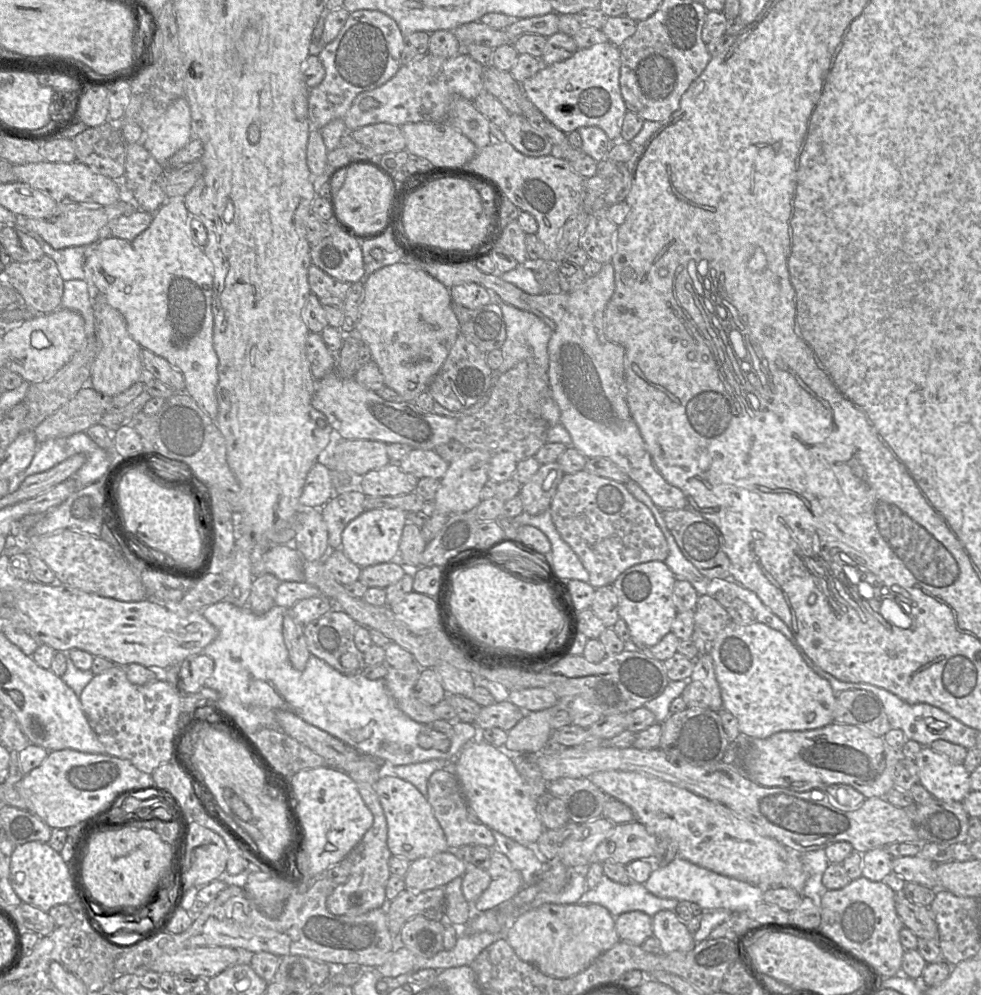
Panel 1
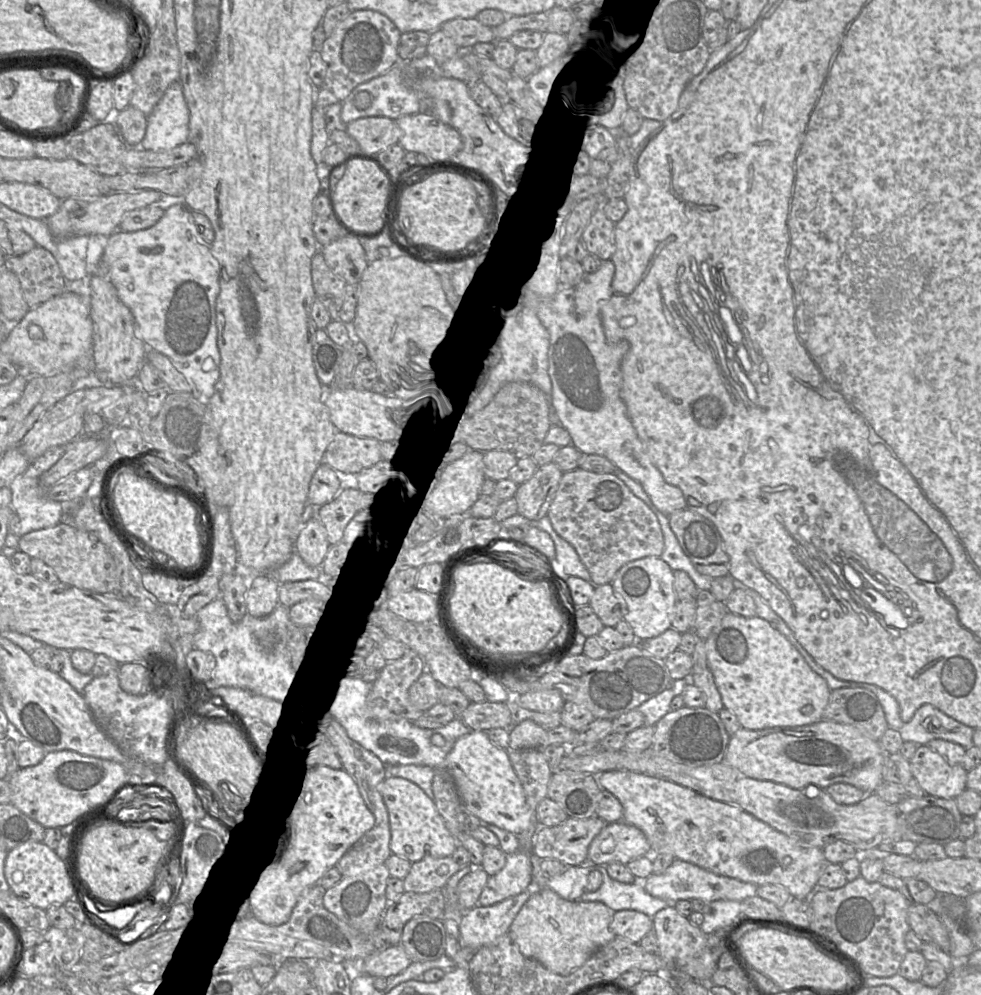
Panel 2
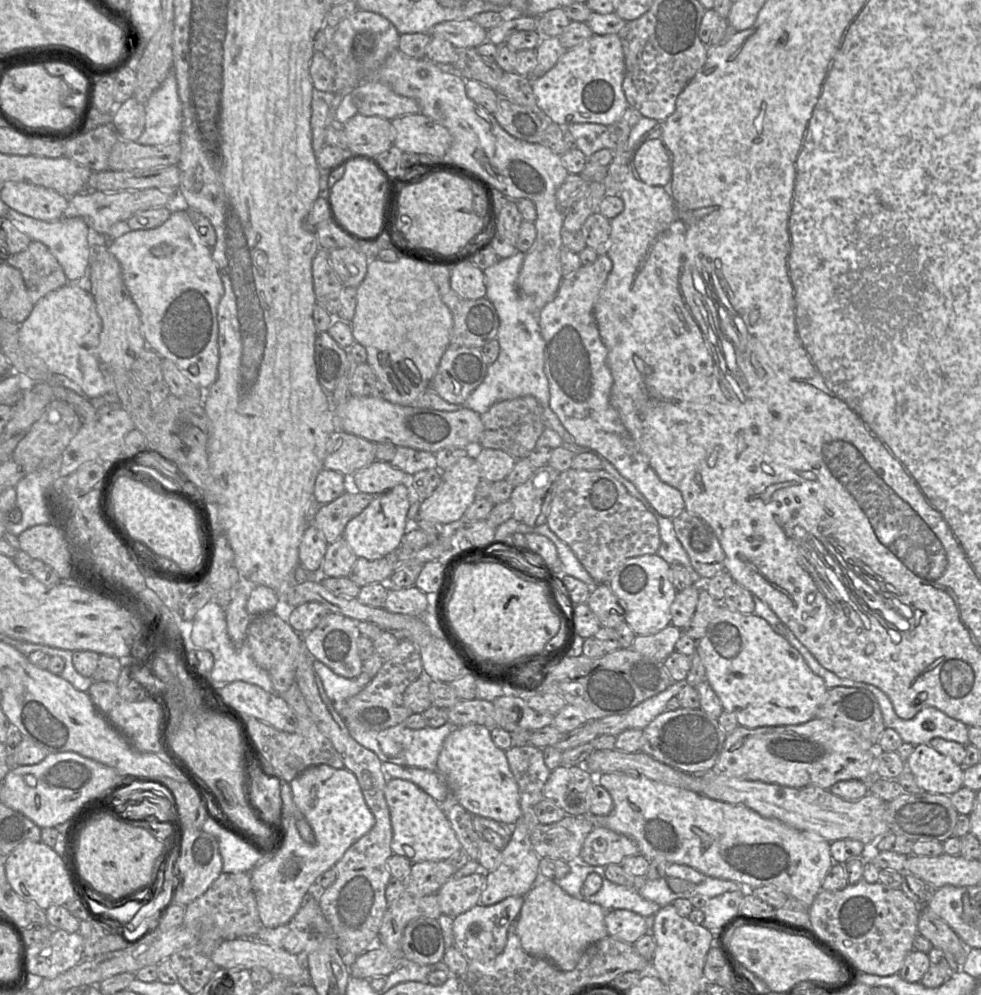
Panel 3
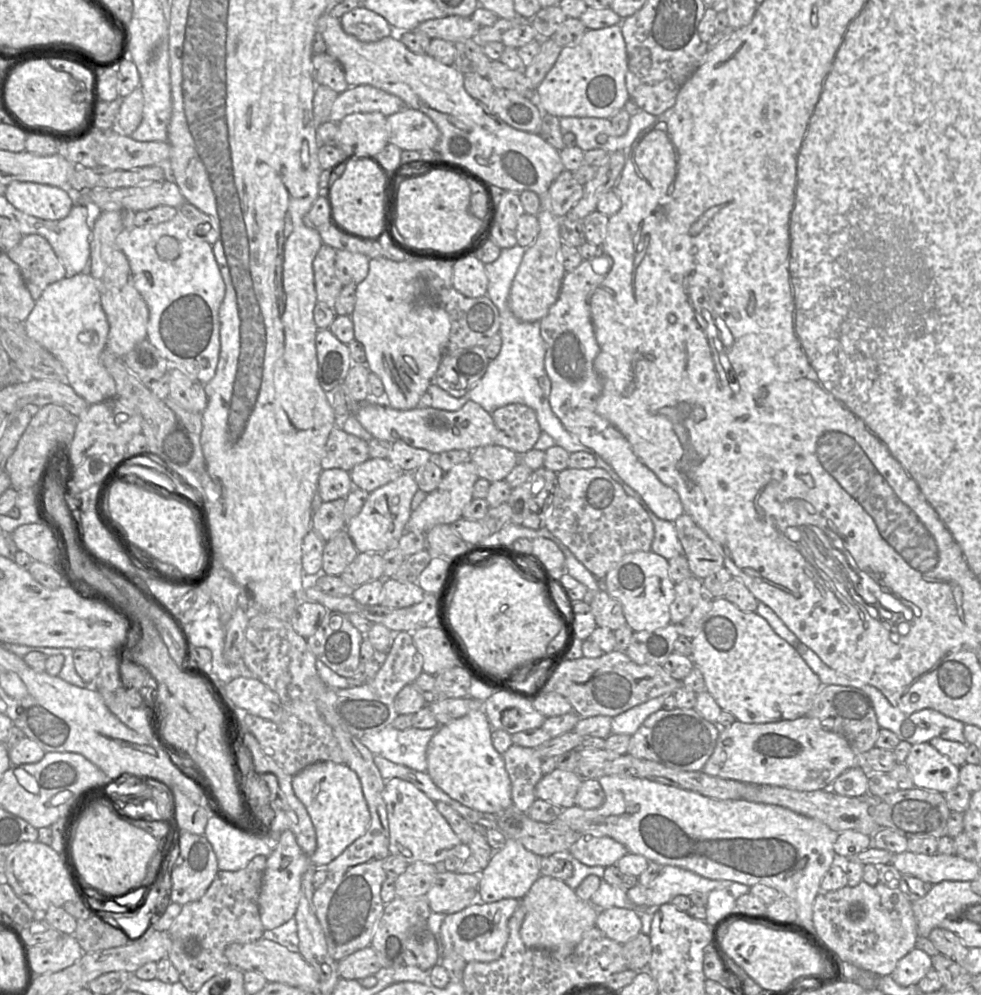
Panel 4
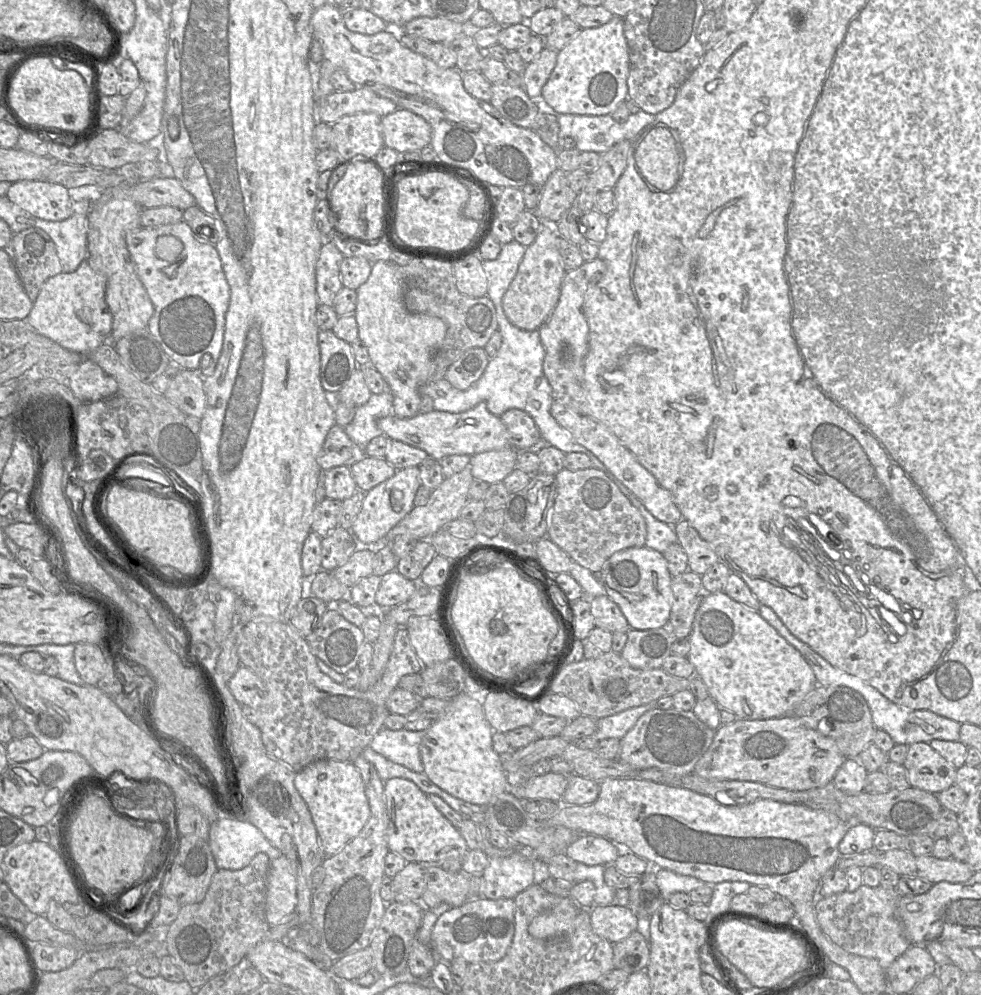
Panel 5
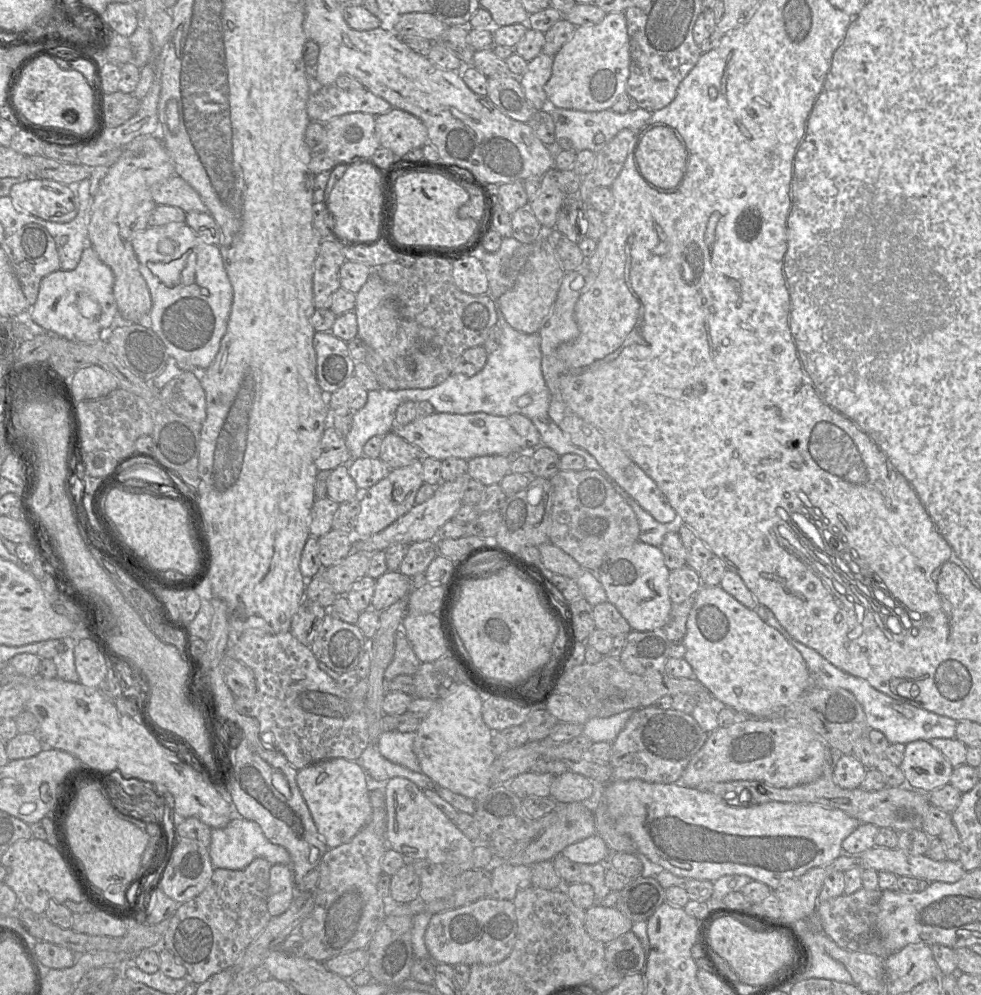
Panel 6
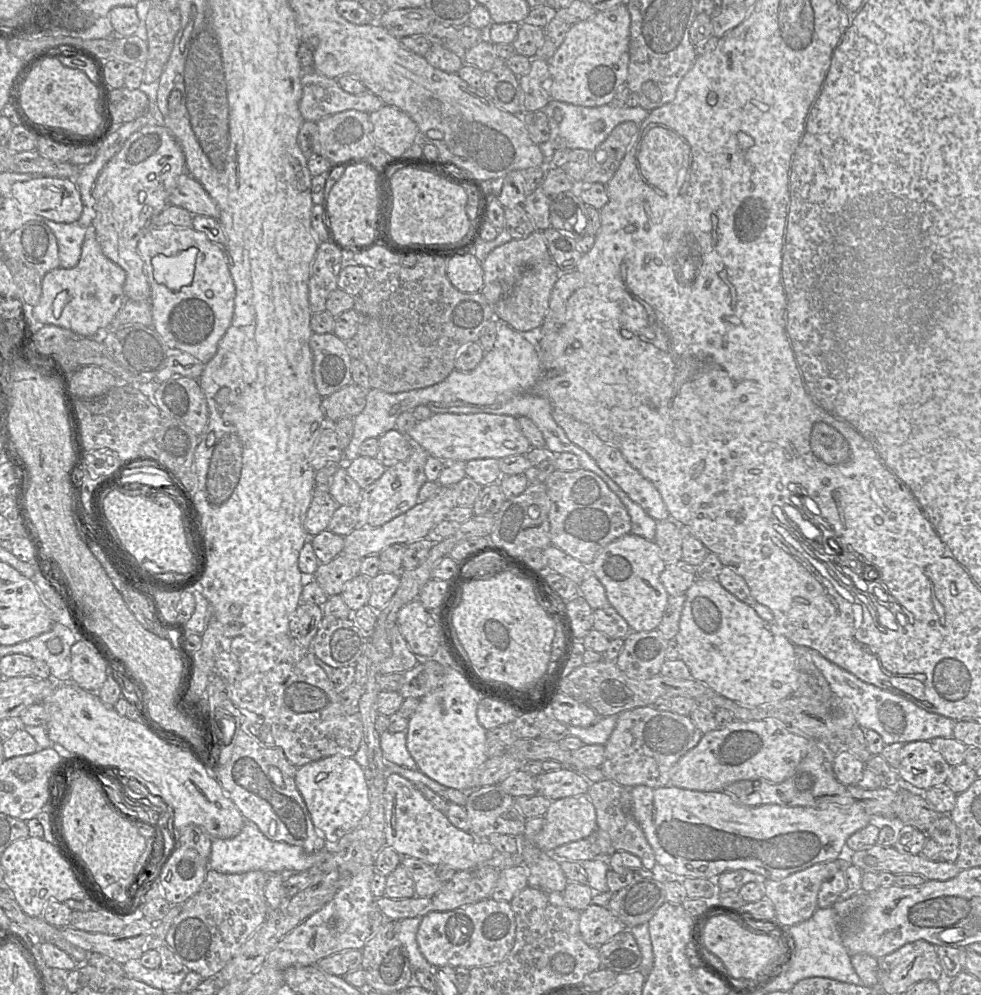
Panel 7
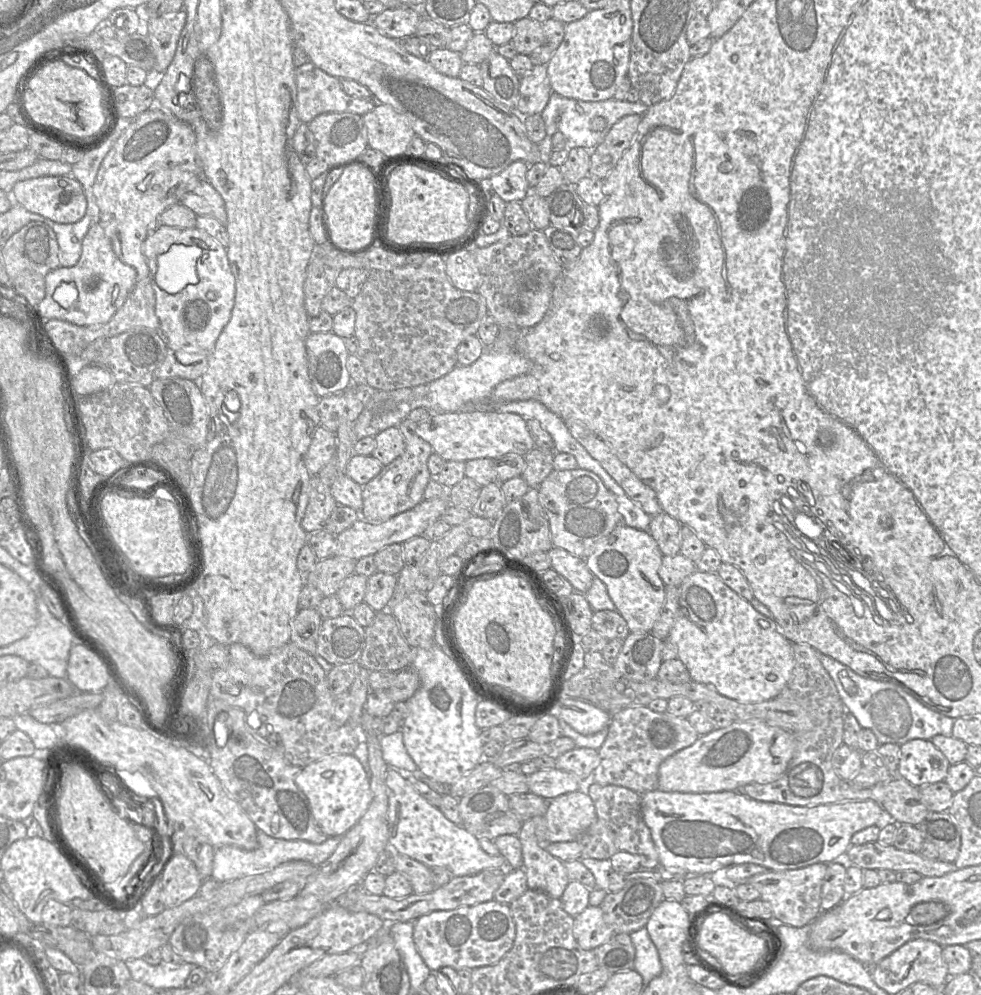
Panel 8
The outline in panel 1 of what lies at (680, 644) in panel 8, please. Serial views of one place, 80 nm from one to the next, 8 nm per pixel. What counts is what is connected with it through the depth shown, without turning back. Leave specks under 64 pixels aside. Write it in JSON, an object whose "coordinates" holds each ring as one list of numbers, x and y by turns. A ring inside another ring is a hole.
{"coordinates":[[756,621,749,625,730,623,710,643,709,653,721,691,722,709,737,719,743,737,765,739,782,731,814,730,834,722,835,691,826,679,808,667,780,631]]}

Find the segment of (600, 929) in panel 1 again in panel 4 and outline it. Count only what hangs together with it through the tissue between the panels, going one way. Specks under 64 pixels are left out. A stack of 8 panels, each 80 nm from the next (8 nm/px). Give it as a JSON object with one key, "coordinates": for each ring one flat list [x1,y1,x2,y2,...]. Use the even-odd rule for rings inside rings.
{"coordinates":[[540,875,521,901,525,907,525,918,520,929,523,943,529,948,547,950,558,960,570,956,583,934,596,927,599,909,590,901,580,899,563,880]]}

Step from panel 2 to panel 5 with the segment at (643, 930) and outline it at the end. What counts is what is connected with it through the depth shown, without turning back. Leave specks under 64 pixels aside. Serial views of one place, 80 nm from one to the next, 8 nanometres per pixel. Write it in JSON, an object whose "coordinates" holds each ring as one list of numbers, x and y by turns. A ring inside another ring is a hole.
{"coordinates":[[595,905,590,909,590,923,597,935,615,944,637,931,638,917,628,906]]}

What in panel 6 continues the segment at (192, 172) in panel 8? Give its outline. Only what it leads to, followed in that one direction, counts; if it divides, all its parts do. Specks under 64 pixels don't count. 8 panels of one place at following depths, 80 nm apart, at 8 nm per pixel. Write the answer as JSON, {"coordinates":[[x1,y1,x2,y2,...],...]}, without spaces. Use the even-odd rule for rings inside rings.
{"coordinates":[[140,135,122,147,122,153,115,163,109,167,107,174,100,182,93,198,90,222,88,225,88,246,91,246,99,259,113,272,113,295,116,301,119,320,124,323,146,321,152,308,152,300,148,286,139,271,139,261,132,246,135,233,148,228,148,217,156,207,152,198,152,188,174,175,173,162,157,135]]}

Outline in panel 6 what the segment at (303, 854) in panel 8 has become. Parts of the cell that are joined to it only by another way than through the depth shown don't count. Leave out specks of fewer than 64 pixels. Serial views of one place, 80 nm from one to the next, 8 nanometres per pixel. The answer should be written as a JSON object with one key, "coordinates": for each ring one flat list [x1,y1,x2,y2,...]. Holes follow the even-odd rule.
{"coordinates":[[239,816,223,828,212,829,209,853,215,869,242,870,256,858,265,858,272,865,291,866,291,856,286,848,269,841,258,823]]}

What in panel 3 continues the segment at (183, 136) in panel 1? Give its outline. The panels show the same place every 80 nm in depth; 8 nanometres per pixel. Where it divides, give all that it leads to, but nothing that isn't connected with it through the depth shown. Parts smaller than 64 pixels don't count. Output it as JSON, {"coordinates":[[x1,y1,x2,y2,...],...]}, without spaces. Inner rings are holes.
{"coordinates":[[170,71,164,82,145,104,146,122,137,139,143,145,172,145,180,143,183,110,178,93,178,82,174,71]]}

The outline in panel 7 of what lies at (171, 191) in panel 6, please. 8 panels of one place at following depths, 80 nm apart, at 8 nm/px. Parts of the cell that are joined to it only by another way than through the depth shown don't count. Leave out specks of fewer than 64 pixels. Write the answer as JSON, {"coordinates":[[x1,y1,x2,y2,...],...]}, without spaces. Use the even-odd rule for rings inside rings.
{"coordinates":[[188,173,181,175,168,197,168,203,182,207,192,215,204,215,218,220,219,209,204,187]]}

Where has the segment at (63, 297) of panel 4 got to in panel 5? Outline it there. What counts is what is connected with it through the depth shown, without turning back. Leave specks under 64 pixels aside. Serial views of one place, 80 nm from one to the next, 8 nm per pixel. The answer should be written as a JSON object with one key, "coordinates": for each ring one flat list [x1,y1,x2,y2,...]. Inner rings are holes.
{"coordinates":[[85,260,76,271,61,272,42,285,26,321,37,333,63,348,89,355,109,340,112,331,113,318,105,301,105,290,106,278],[84,359,68,380,78,403,94,402,118,393,116,380,91,359]]}

